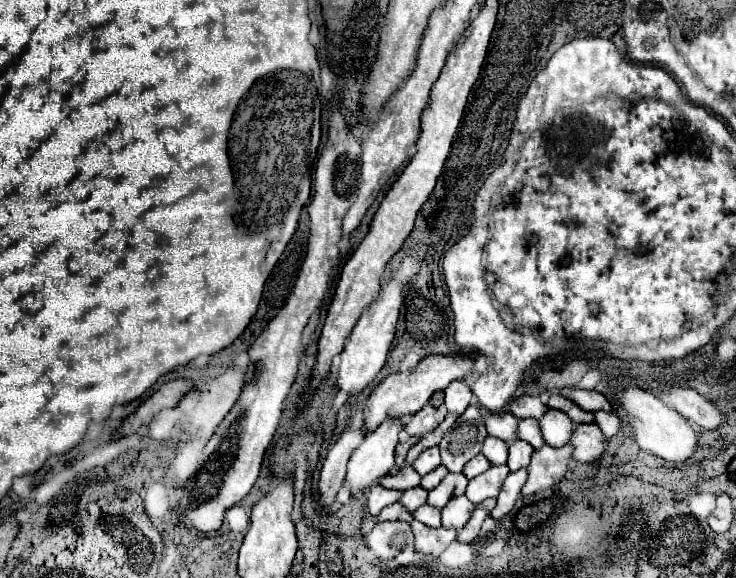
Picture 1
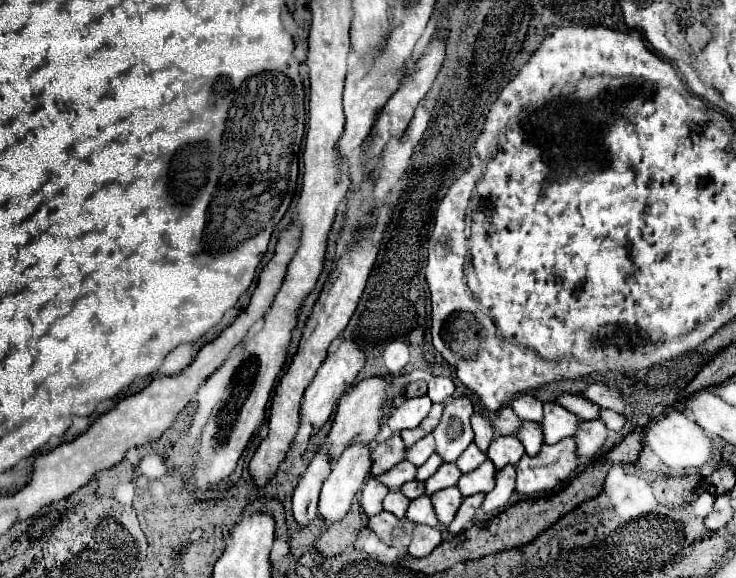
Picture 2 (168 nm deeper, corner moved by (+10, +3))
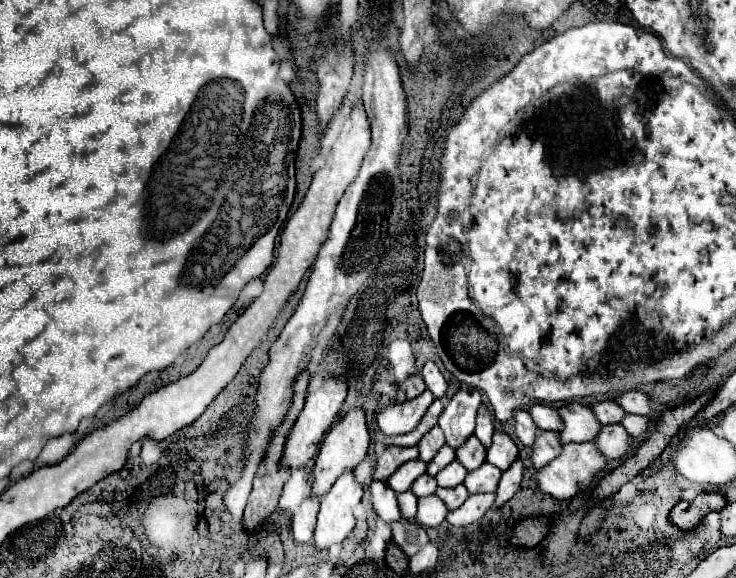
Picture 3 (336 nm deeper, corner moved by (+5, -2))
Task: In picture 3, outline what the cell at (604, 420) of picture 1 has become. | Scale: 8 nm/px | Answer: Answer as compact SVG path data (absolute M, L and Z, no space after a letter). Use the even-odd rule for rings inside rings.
M627 414L627 416L621 420L621 426L627 430L629 436L637 438L637 436L641 436L641 434L649 428L649 418L637 416L637 414Z

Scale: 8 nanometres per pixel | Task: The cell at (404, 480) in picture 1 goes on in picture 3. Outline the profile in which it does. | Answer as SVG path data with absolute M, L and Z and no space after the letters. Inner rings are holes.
M411 460L411 462L405 462L401 468L397 468L397 472L387 480L387 484L399 494L399 492L407 492L411 488L411 484L421 476L425 474L425 464L421 460Z

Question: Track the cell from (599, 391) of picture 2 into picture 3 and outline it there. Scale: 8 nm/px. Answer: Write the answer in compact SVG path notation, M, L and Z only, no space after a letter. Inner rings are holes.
M629 390L629 392L621 394L621 396L617 396L615 404L619 404L627 414L641 414L641 416L649 416L651 414L649 400L639 390Z

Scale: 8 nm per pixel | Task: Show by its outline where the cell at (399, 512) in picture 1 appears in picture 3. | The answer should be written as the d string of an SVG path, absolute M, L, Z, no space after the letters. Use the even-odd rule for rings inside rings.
M403 492L403 494L397 494L397 500L399 500L401 516L405 520L413 520L415 512L417 512L417 498L415 498L415 494L413 492Z

